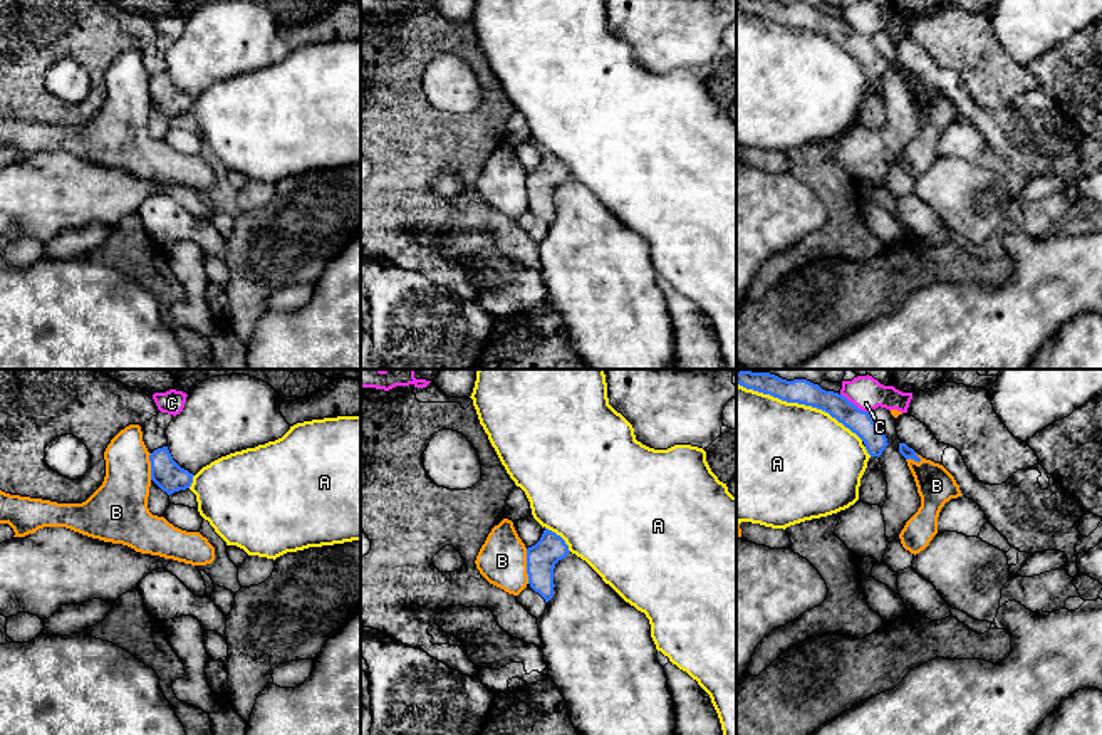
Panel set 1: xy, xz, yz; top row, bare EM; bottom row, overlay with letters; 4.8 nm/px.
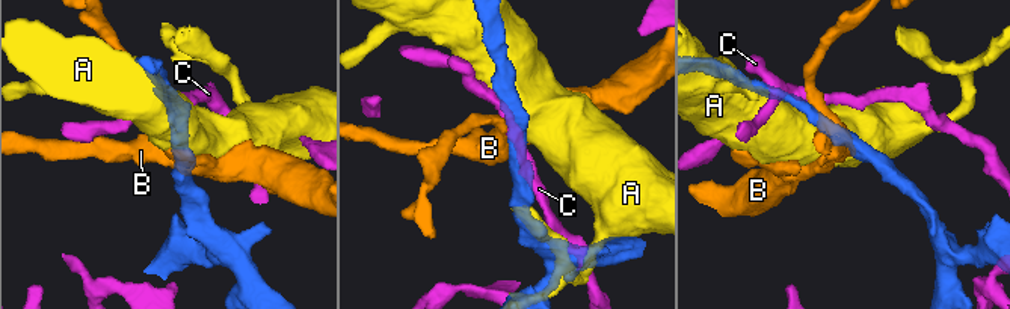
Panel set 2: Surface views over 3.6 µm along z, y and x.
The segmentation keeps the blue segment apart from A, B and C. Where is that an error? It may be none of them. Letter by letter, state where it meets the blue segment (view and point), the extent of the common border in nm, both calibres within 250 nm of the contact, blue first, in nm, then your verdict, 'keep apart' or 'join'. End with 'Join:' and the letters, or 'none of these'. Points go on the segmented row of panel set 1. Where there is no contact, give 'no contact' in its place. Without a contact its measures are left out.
A: meets blue in yz at (800, 403); contact 650 nm long; 120 nm thick on the blue side, 500 nm on the other; keep apart
B: meets blue in xz at (527, 566); contact 170 nm long; 140 nm thick on the blue side, 240 nm on the other; keep apart
C: meets blue in yz at (852, 403); contact 170 nm long; 120 nm thick on the blue side, 160 nm on the other; keep apart
Join: none of these

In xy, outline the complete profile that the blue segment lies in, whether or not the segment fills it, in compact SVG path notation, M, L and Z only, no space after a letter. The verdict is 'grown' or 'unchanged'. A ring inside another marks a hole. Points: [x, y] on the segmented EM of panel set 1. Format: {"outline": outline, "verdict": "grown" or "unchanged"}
{"outline": "M168 446L154 450L149 461L151 480L168 495L191 487L195 475L173 460Z", "verdict": "unchanged"}

